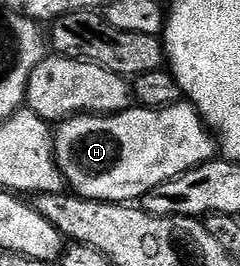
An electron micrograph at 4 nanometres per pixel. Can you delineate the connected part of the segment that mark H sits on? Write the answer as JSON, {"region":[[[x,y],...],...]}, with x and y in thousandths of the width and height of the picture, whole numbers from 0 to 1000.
{"region":[[[742,383],[671,406],[550,398],[467,436],[350,429],[267,451],[225,485],[229,605],[263,647],[275,703],[358,752],[458,767],[592,756],[596,733],[671,684],[738,669],[754,650],[863,602],[900,598],[904,530],[846,459],[846,440],[792,383]]]}

